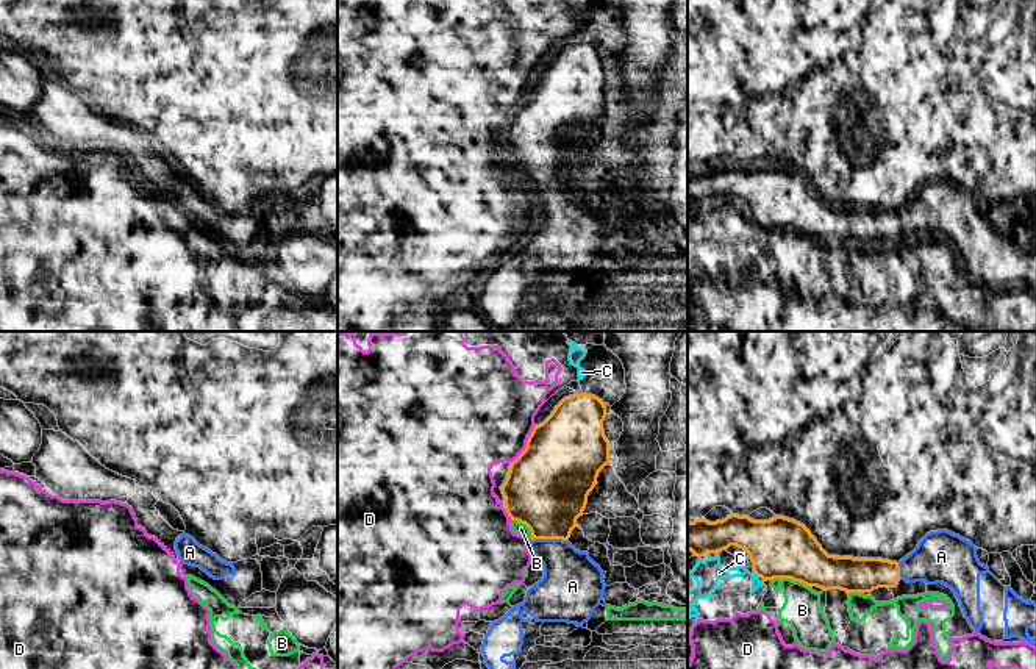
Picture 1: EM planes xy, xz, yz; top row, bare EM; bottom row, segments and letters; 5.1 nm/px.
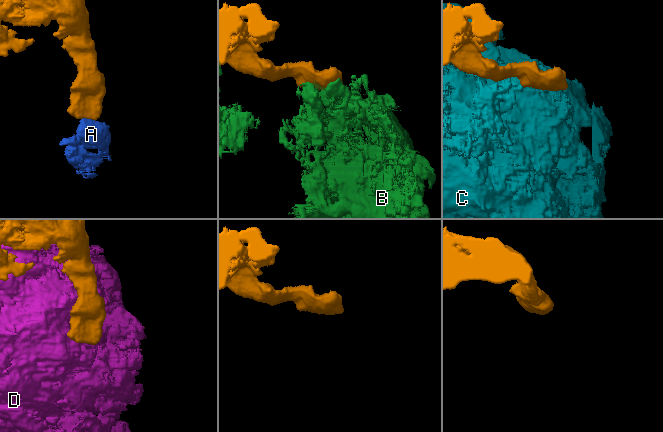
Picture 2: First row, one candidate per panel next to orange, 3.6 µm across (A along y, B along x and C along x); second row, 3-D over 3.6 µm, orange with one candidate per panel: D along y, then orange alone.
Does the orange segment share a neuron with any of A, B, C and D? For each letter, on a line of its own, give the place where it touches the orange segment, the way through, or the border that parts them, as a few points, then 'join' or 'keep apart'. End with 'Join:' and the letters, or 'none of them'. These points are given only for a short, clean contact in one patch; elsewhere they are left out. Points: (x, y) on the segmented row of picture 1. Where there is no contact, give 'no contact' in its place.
A: meets orange in xz at (549, 538); runs through xz (547, 490), (549, 538), (550, 547), (572, 580); join
B: meets orange in yz at (791, 579); keep apart
C: meets orange in yz at (757, 574); keep apart
D: meets orange in xz at (527, 444); keep apart
Join: A

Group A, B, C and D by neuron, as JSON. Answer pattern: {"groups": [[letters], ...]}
{"groups": [["A"], ["B", "C"], ["D"]]}

